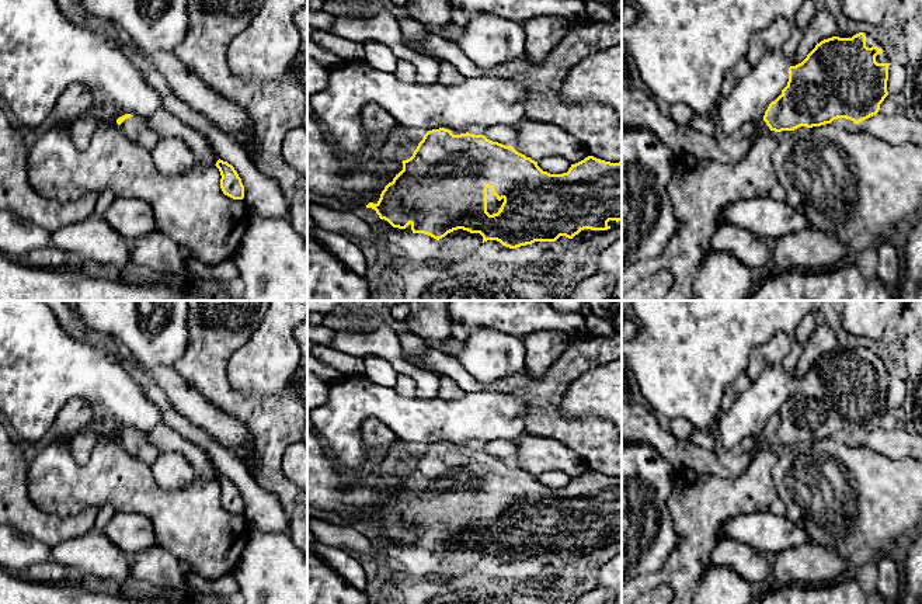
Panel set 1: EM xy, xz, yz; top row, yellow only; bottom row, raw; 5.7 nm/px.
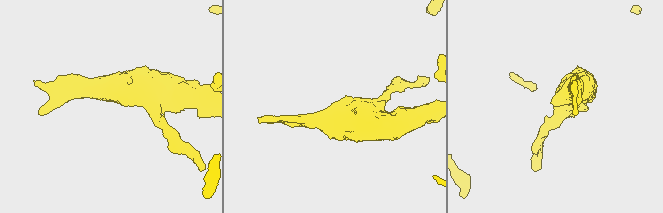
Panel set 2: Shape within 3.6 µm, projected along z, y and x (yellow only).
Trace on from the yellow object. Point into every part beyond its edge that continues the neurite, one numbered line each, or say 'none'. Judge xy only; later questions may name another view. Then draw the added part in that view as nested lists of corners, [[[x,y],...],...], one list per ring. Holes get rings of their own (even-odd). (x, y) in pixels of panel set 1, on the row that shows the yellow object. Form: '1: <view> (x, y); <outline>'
1: xy (135, 128); [[[139,117],[126,118],[119,126],[126,138],[145,146],[147,150],[152,150],[160,139],[160,136],[147,126],[146,119]]]

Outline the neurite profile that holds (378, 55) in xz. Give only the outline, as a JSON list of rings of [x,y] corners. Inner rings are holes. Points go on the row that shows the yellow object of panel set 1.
[[[369,41],[363,44],[365,60],[375,67],[386,73],[394,73],[399,58],[393,51],[376,41]]]

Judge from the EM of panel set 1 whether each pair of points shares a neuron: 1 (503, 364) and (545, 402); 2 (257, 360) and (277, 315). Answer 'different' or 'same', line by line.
1: different
2: same

